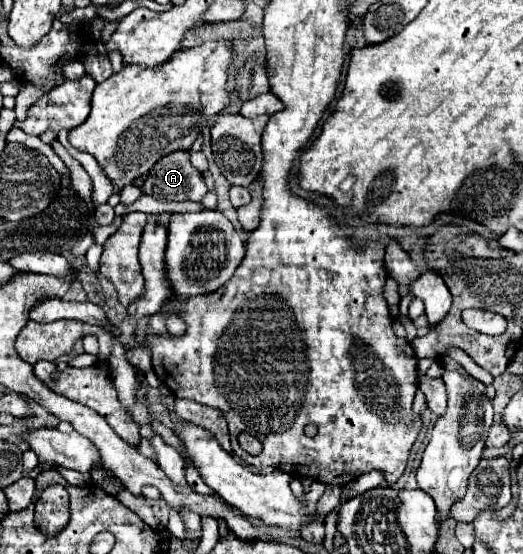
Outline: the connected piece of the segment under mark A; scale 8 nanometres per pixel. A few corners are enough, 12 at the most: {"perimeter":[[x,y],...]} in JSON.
{"perimeter":[[188,150],[160,158],[142,186],[158,200],[200,200],[208,188]]}

